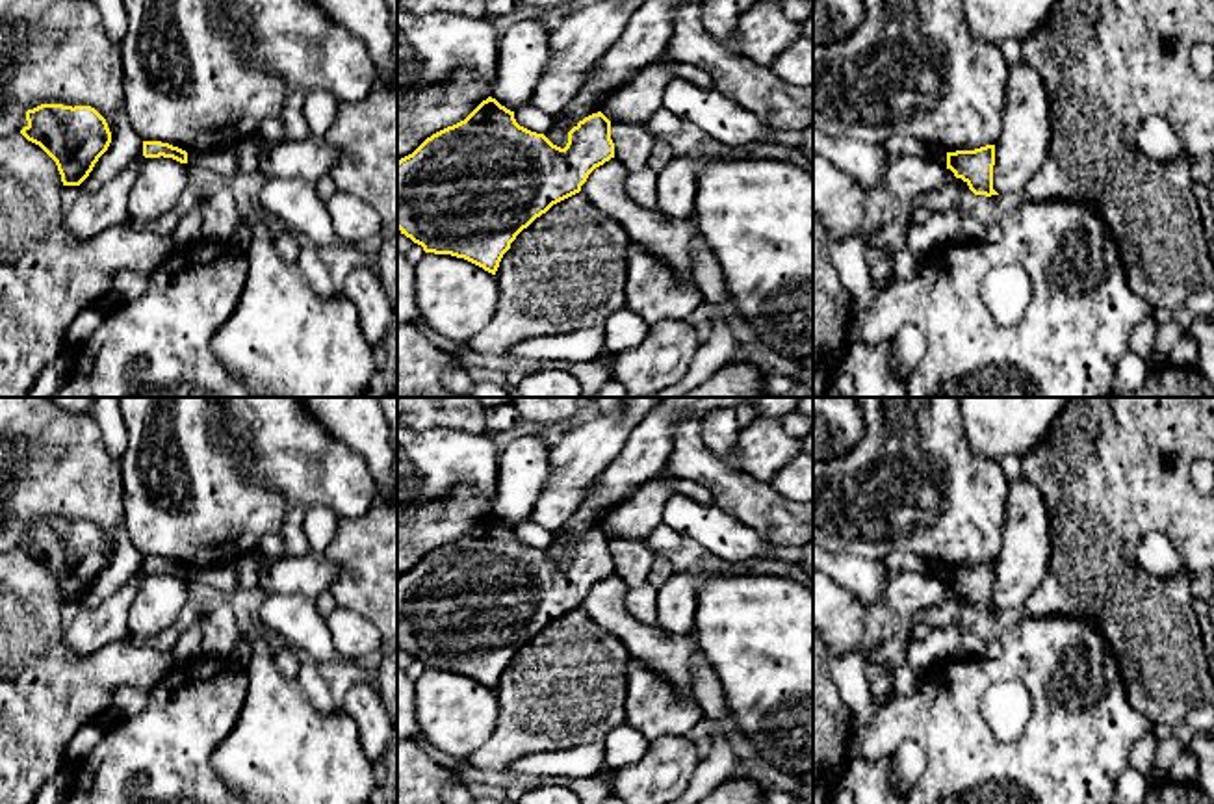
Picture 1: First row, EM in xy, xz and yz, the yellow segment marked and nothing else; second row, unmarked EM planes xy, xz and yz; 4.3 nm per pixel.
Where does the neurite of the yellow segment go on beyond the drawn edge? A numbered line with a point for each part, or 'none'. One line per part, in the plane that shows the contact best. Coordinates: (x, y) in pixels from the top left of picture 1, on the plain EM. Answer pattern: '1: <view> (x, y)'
none

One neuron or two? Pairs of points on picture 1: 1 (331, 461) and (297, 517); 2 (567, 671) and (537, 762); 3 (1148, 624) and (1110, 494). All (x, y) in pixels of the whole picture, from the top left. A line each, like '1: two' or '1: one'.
1: two
2: two
3: one

